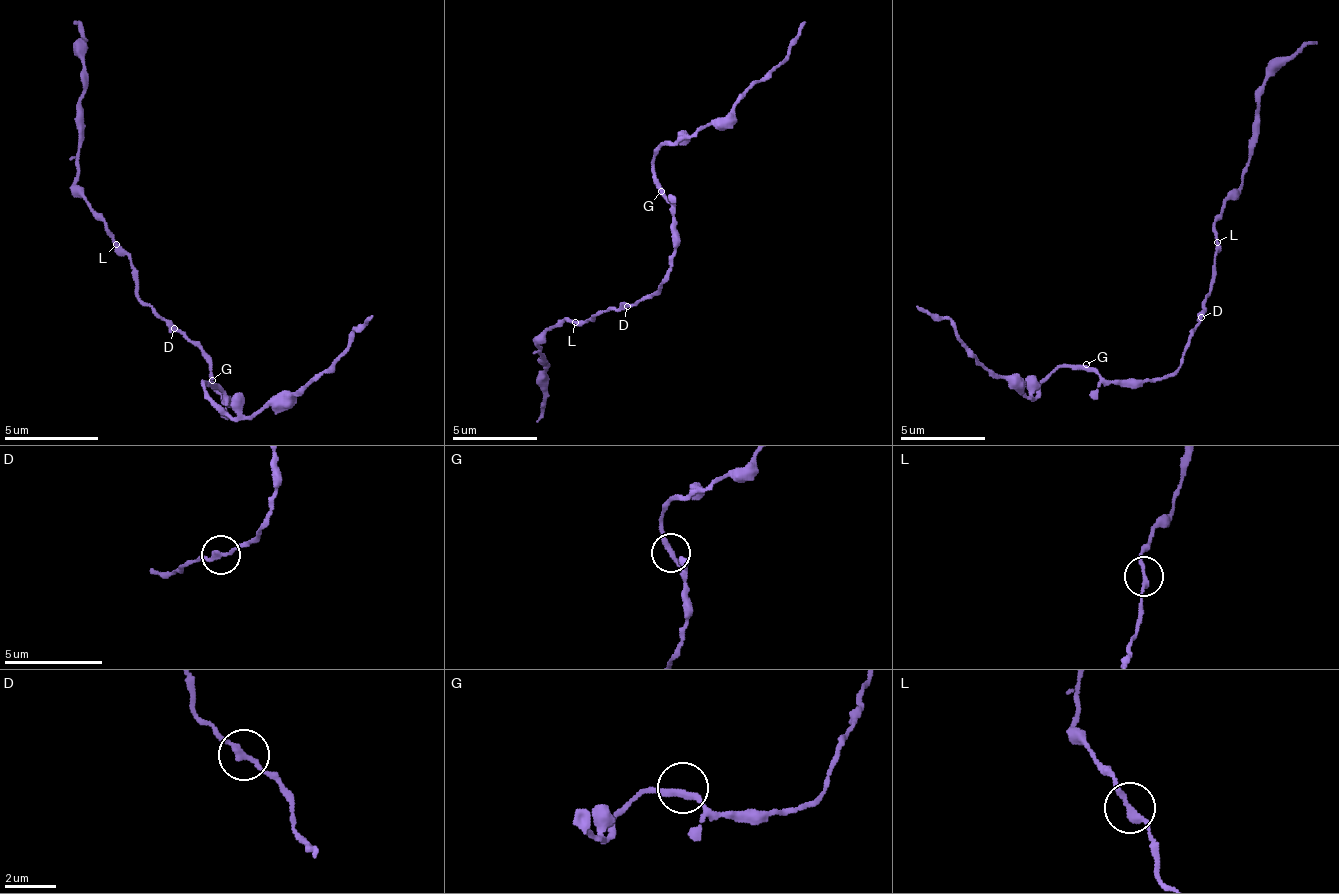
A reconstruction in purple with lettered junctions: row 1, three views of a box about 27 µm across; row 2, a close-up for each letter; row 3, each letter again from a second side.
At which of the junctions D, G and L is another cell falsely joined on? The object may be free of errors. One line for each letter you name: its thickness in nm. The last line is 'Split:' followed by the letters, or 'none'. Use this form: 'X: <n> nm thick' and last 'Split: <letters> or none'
Split: none

